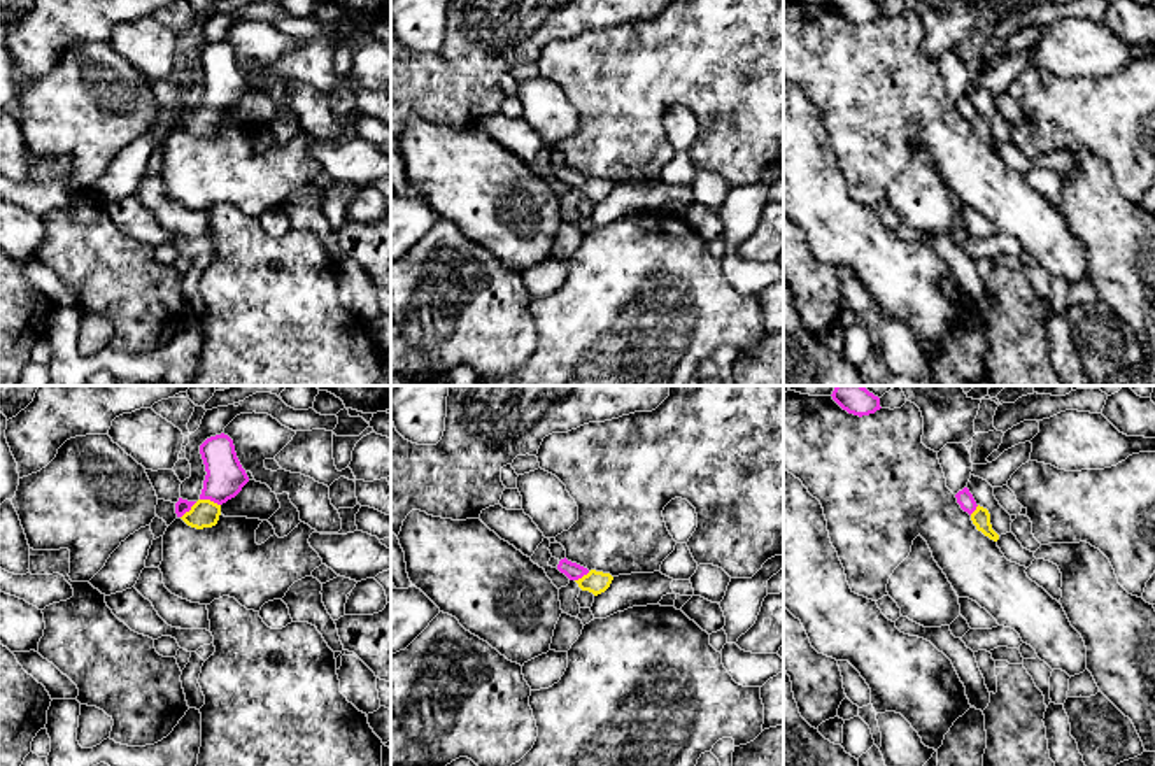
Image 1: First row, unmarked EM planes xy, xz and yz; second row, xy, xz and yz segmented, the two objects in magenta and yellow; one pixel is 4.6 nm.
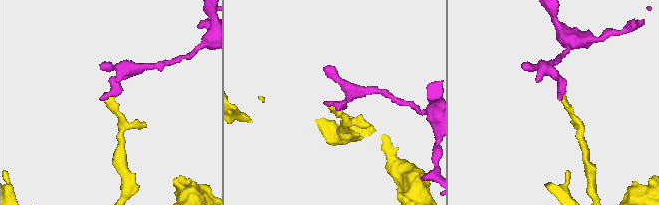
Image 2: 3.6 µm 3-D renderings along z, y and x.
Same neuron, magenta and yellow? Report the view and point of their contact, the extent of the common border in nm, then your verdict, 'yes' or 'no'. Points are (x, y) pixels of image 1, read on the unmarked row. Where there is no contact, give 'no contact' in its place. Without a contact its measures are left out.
meets magenta in xy at (211, 107); contact 100 nm long; no

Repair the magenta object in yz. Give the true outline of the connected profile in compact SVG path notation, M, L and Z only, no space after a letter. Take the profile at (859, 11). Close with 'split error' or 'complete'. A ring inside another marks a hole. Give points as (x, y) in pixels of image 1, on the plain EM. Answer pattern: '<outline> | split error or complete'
M833 0L833 7L848 21L869 23L880 18L880 5L873 0Z | complete

